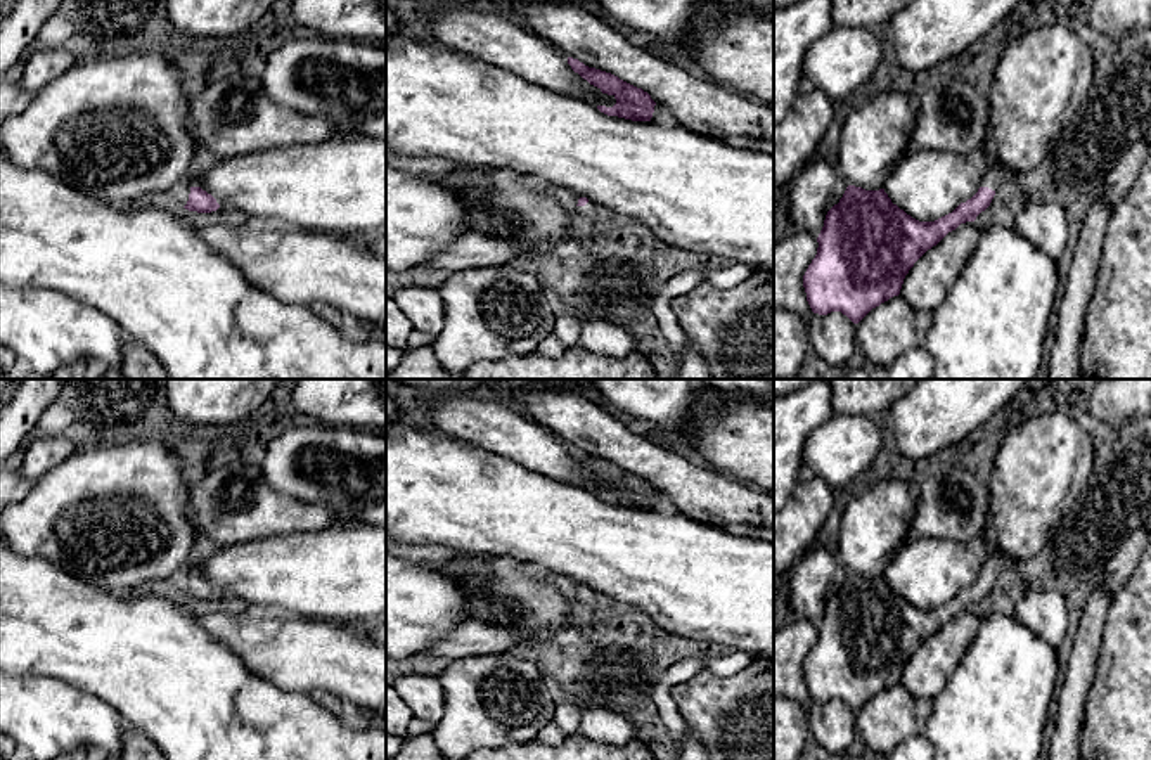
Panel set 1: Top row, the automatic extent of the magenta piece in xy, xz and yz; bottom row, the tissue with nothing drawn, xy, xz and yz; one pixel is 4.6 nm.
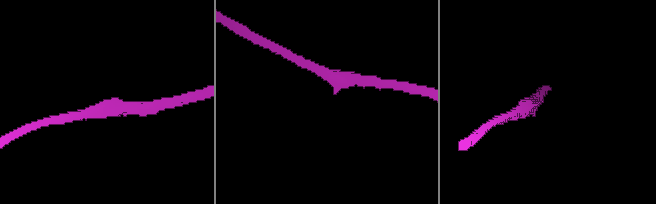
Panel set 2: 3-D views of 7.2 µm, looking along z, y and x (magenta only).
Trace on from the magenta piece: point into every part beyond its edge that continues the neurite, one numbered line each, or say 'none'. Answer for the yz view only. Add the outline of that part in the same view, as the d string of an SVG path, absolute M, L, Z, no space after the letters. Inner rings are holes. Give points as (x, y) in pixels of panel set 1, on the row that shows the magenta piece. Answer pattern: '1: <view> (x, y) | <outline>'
1: yz (994, 173) | M987 159L983 163L983 182L981 187L988 187L992 190L997 190L997 187L1009 178L1009 171L1004 170L997 161Z

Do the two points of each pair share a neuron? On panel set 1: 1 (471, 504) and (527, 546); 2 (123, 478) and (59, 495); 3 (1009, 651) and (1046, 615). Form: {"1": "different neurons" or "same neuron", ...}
{"1": "same neuron", "2": "same neuron", "3": "different neurons"}

